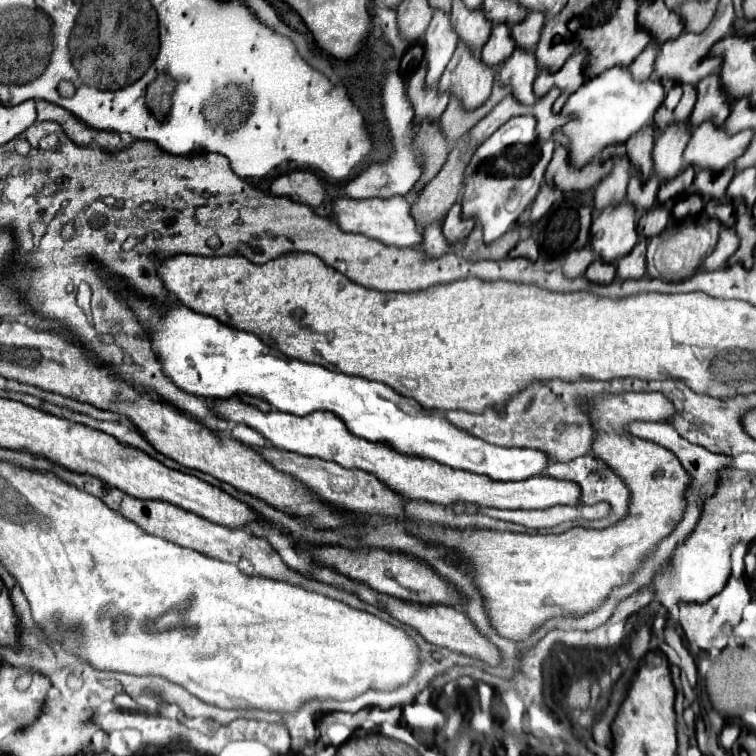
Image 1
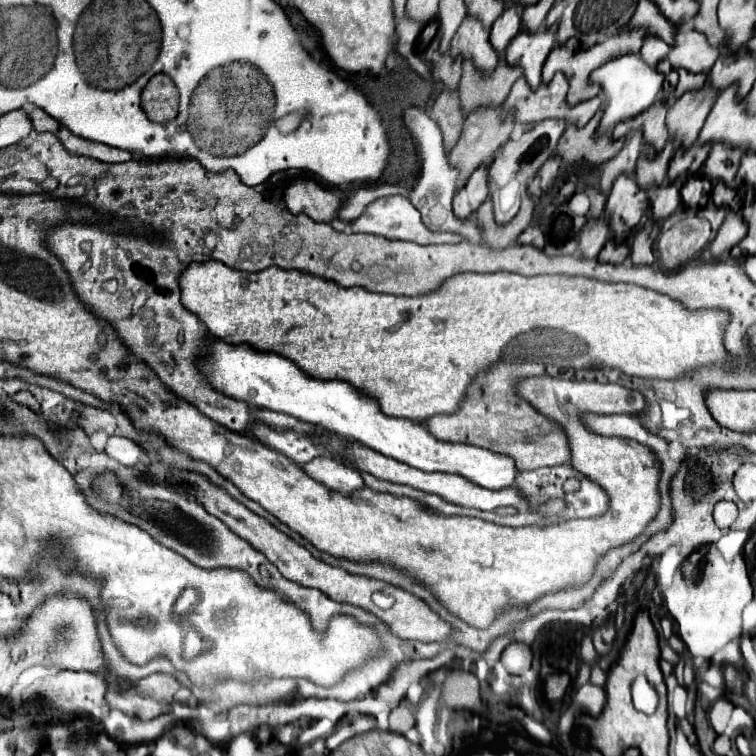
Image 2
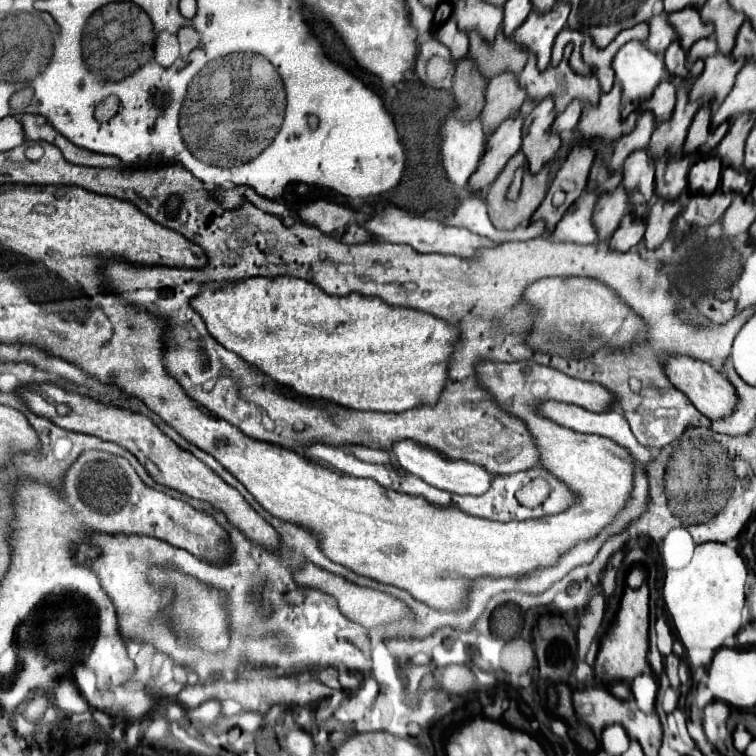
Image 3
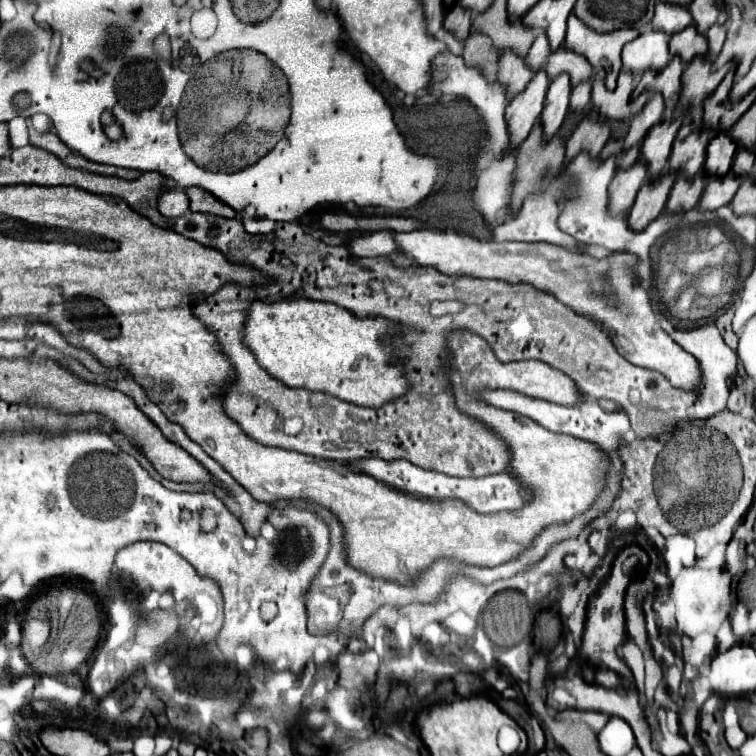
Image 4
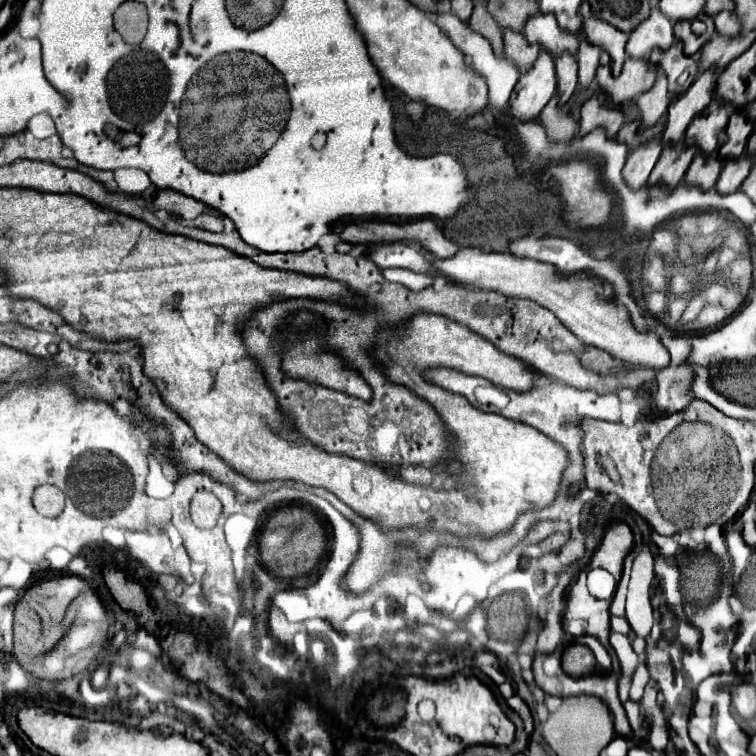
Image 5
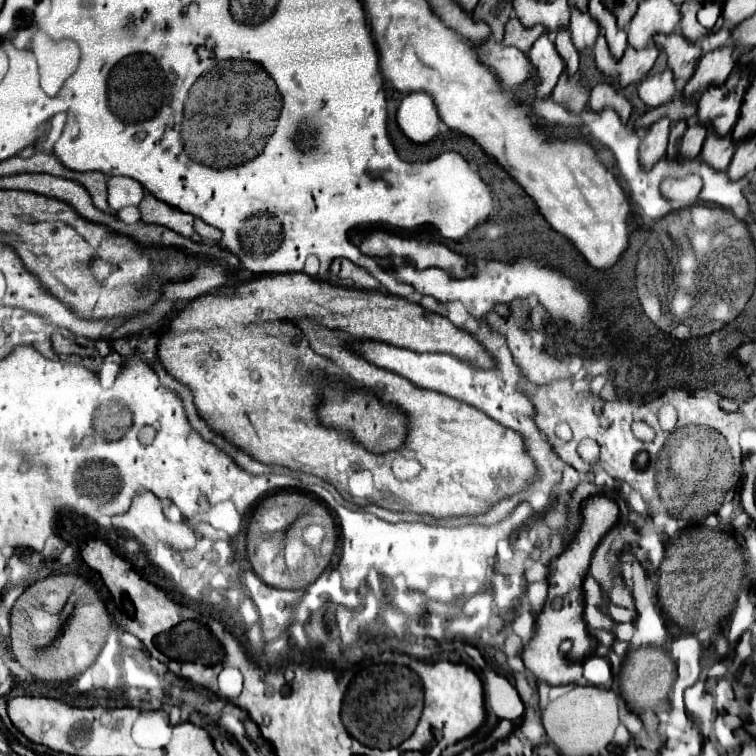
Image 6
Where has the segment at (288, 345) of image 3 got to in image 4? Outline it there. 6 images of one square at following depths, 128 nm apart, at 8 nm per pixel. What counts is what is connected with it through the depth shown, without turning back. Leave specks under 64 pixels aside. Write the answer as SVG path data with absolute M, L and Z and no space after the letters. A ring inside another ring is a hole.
M288 298L274 304L252 302L248 320L244 324L244 342L254 352L258 364L266 368L276 380L292 388L306 388L314 392L326 392L340 400L380 408L388 400L394 400L406 392L406 378L392 358L392 324L380 318L358 318L352 312L326 302L314 302L306 298Z

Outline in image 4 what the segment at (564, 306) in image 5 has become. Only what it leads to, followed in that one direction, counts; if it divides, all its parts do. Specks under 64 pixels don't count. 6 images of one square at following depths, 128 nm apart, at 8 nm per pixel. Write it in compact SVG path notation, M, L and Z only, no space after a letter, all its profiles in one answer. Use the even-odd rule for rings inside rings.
M428 228L394 234L394 240L402 248L402 252L406 256L410 256L416 264L426 266L426 268L436 268L438 272L444 272L448 276L472 276L472 278L482 278L482 280L504 280L508 284L520 284L520 282L532 284L534 288L538 288L542 292L556 296L556 300L560 300L564 306L572 308L574 312L580 312L582 316L596 320L596 324L600 324L600 328L604 328L606 334L612 336L612 344L628 362L664 374L676 388L694 390L700 384L700 368L698 368L696 358L690 356L688 352L684 352L660 328L658 318L654 316L654 312L650 308L648 292L636 284L636 276L634 276L636 258L632 254L610 254L608 258L596 260L588 254L568 252L568 250L564 250L560 246L552 246L552 244L524 244L524 242L496 242L496 240L480 242L466 234L438 232L438 230L428 230Z

